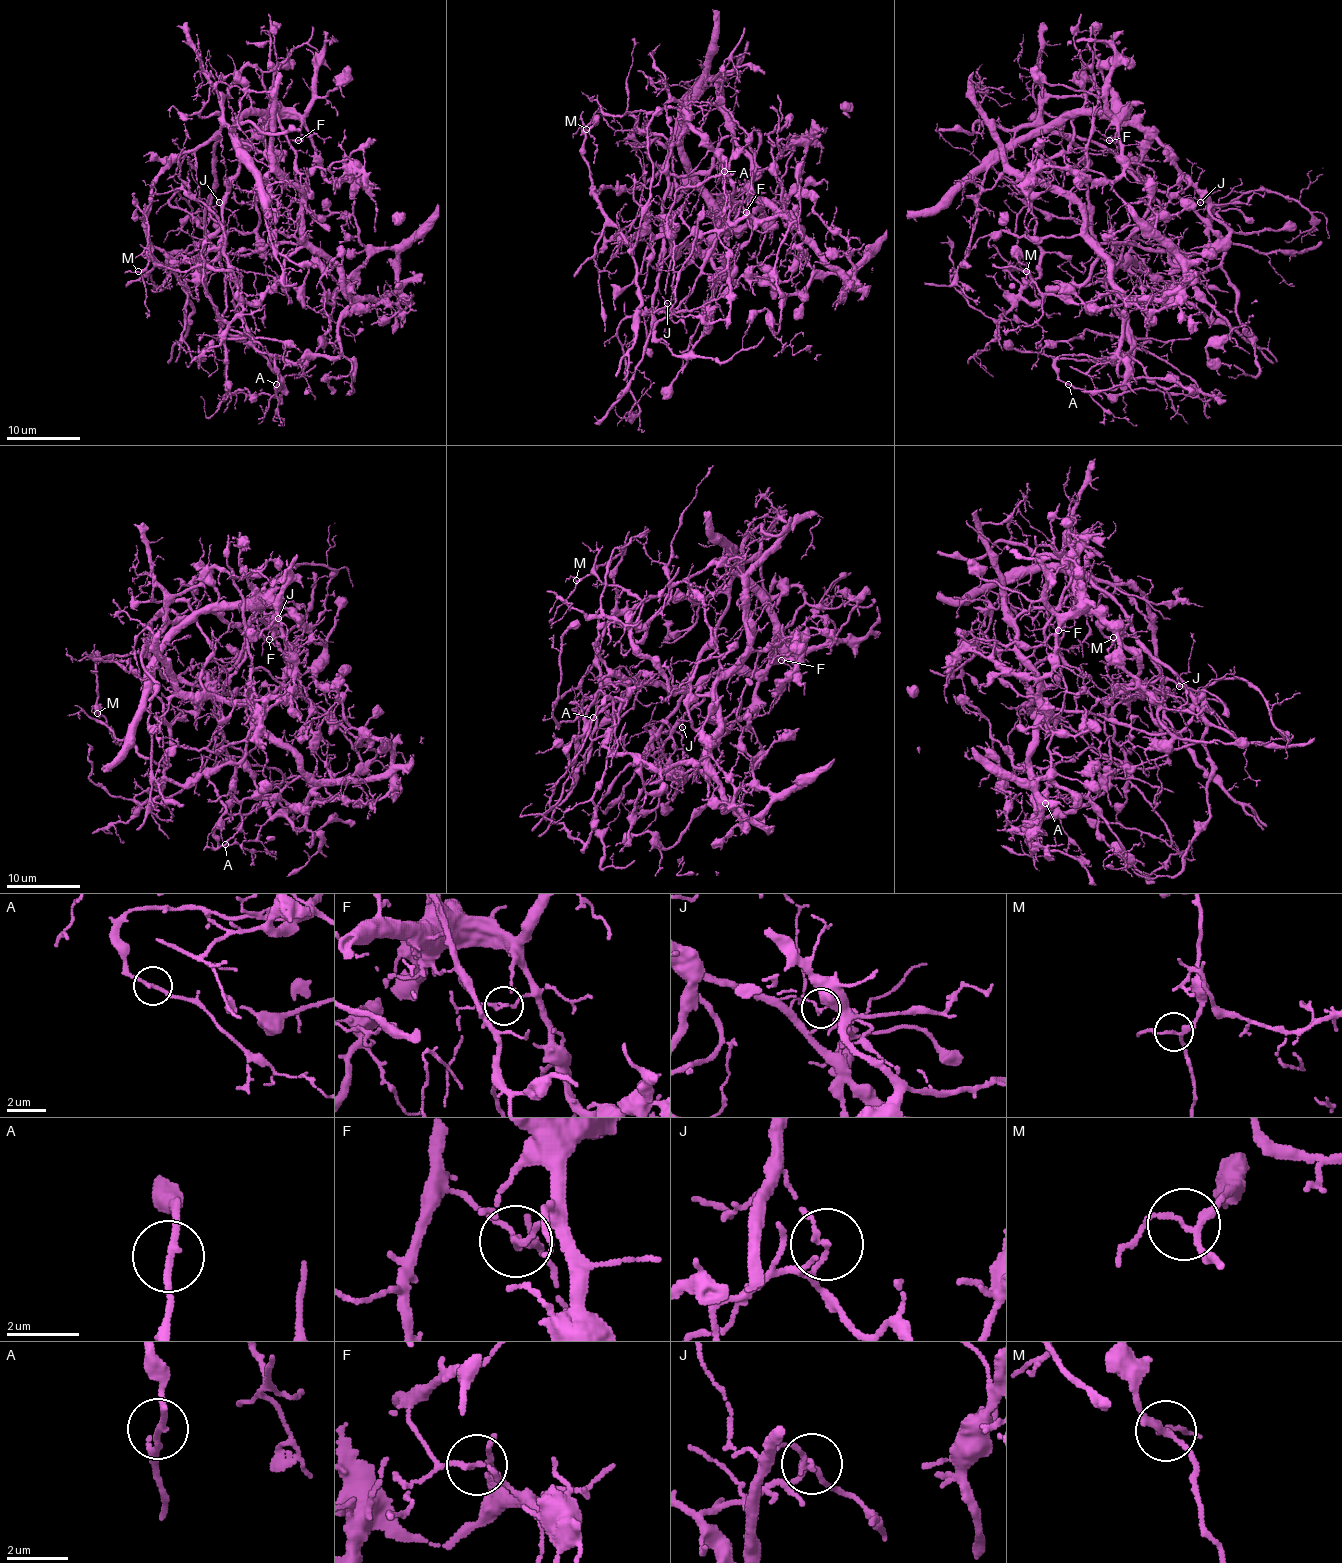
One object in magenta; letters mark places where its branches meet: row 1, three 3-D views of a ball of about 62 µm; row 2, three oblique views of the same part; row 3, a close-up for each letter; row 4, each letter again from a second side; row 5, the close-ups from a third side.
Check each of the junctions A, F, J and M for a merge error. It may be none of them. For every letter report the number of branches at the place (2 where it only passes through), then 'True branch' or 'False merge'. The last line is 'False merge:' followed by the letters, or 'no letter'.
A: Branches: 2. True branch
F: Branches: 2. False merge
J: Branches: 2. False merge
M: Branches: 3. True branch
False merge: F, J

